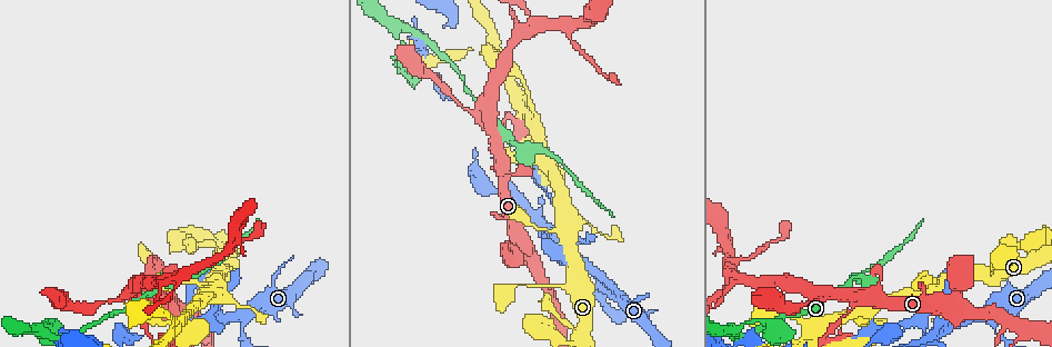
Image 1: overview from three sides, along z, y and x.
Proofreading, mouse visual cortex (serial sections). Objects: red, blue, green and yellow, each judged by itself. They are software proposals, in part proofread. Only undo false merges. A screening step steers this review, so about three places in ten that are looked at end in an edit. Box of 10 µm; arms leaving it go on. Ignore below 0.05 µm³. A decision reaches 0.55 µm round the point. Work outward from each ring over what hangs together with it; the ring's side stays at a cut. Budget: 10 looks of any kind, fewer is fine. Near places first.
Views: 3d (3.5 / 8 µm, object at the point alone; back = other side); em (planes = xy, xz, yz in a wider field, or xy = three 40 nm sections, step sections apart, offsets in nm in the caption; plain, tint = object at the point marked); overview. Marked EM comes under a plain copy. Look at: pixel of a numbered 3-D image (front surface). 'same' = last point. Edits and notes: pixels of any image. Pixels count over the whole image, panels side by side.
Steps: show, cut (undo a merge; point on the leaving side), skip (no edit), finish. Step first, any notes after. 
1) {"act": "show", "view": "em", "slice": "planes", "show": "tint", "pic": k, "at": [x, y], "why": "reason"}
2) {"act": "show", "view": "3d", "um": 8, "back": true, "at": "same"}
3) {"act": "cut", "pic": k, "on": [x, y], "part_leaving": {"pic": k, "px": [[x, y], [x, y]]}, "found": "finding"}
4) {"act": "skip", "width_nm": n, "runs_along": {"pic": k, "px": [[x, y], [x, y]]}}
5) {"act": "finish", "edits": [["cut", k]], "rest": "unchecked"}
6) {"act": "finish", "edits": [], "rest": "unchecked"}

{"act": "show", "view": "3d", "um": 3.5, "pic": 1, "at": [580, 238], "why": "abrupt turn"}

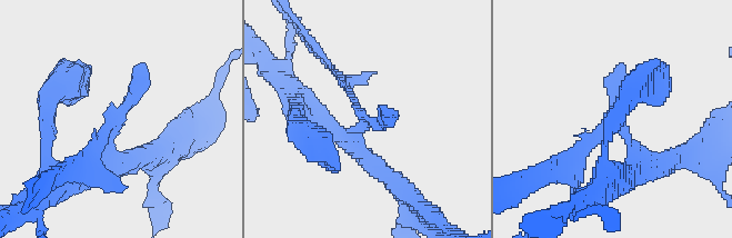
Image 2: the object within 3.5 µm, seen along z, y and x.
{"act": "cut", "pic": 2, "on": [582, 145], "part_leaving": {"pic": 2, "px": [[602, 132], [577, 162], [534, 169]]}, "found": "a second cell is stuck on"}

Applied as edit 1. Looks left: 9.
{"act": "show", "view": "3d", "um": 3.5, "pic": 1, "at": [497, 150], "why": "thin neck"}

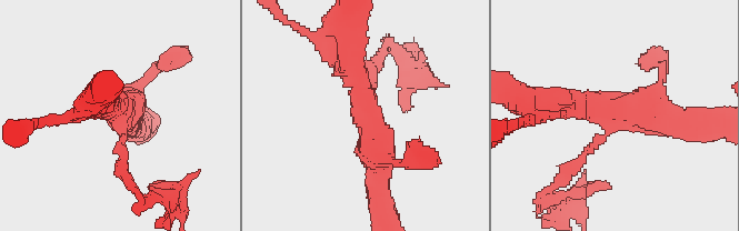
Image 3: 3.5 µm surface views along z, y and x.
{"act": "show", "view": "em", "slice": "xy", "step": 3, "show": "tint", "pic": 3, "at": [619, 111], "arms": 4, "arm_widths_nm": [100, 250, 300, 350]}

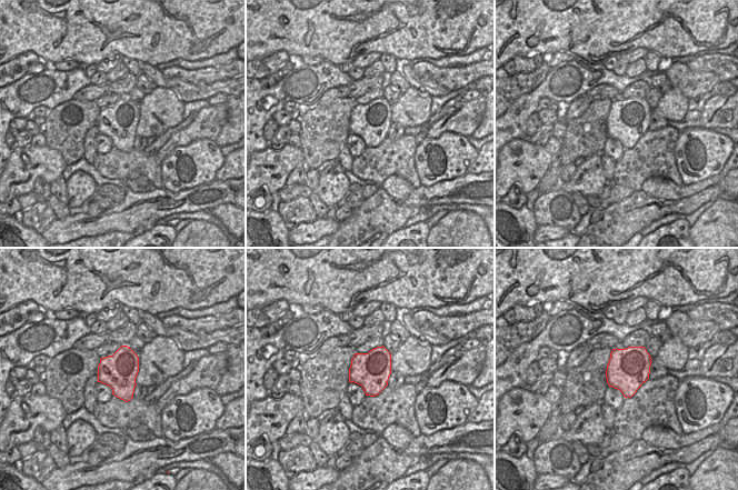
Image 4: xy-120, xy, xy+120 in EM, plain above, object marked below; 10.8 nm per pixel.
{"act": "cut", "pic": 3, "on": [372, 71], "part_leaving": {"pic": 3, "px": [[602, 138], [548, 189], [560, 199]]}, "found": "a second cell is stuck on"}

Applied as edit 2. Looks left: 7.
{"act": "show", "view": "3d", "um": 8, "pic": 1, "at": [168, 281], "why": "abrupt turn"}

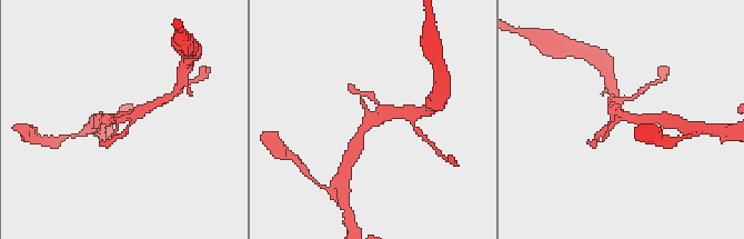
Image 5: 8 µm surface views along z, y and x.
{"act": "show", "view": "em", "slice": "xy", "step": 2, "show": "tint", "at": "same", "arms": 4, "arm_widths_nm": [150, 150, 300, 300], "why": "need the tissue"}

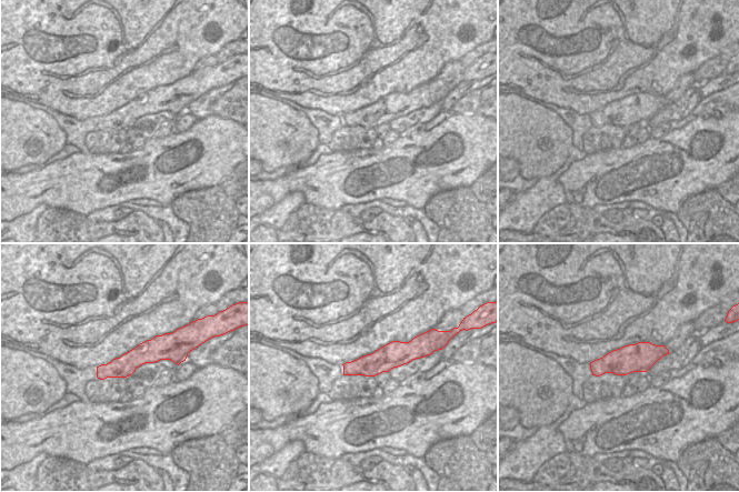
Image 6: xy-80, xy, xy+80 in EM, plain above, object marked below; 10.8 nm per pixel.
{"act": "skip", "runs_along": {"pic": 6, "px": [[418, 350], [396, 353], [346, 372]]}, "found": "continuous, no second cell"}

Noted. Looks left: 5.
{"act": "show", "view": "overview"}

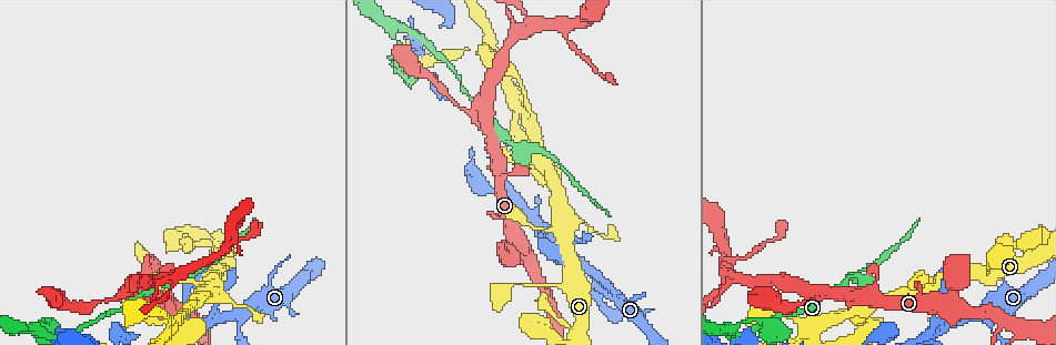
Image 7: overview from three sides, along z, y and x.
{"act": "show", "view": "3d", "um": 3.5, "pic": 7, "at": [731, 329], "why": "three arms meet"}

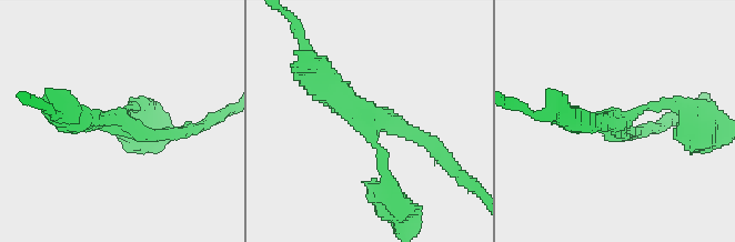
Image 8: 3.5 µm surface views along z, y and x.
{"act": "show", "view": "em", "slice": "xy", "step": 5, "show": "tint", "pic": 8, "at": [620, 124], "arms": 3, "arm_widths_nm": [150, 200, 250]}

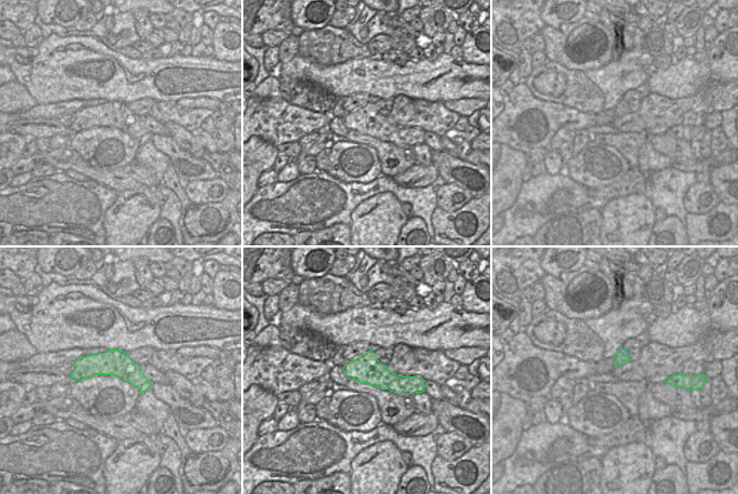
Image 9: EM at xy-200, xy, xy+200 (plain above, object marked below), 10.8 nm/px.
{"act": "skip", "runs_along": {"pic": 8, "px": [[433, 148], [379, 119], [372, 142], [389, 188]]}, "found": "continuous, no second cell"}

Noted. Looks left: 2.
{"act": "finish", "edits": [["cut", 2], ["cut", 3]], "rest": "unchecked"}

